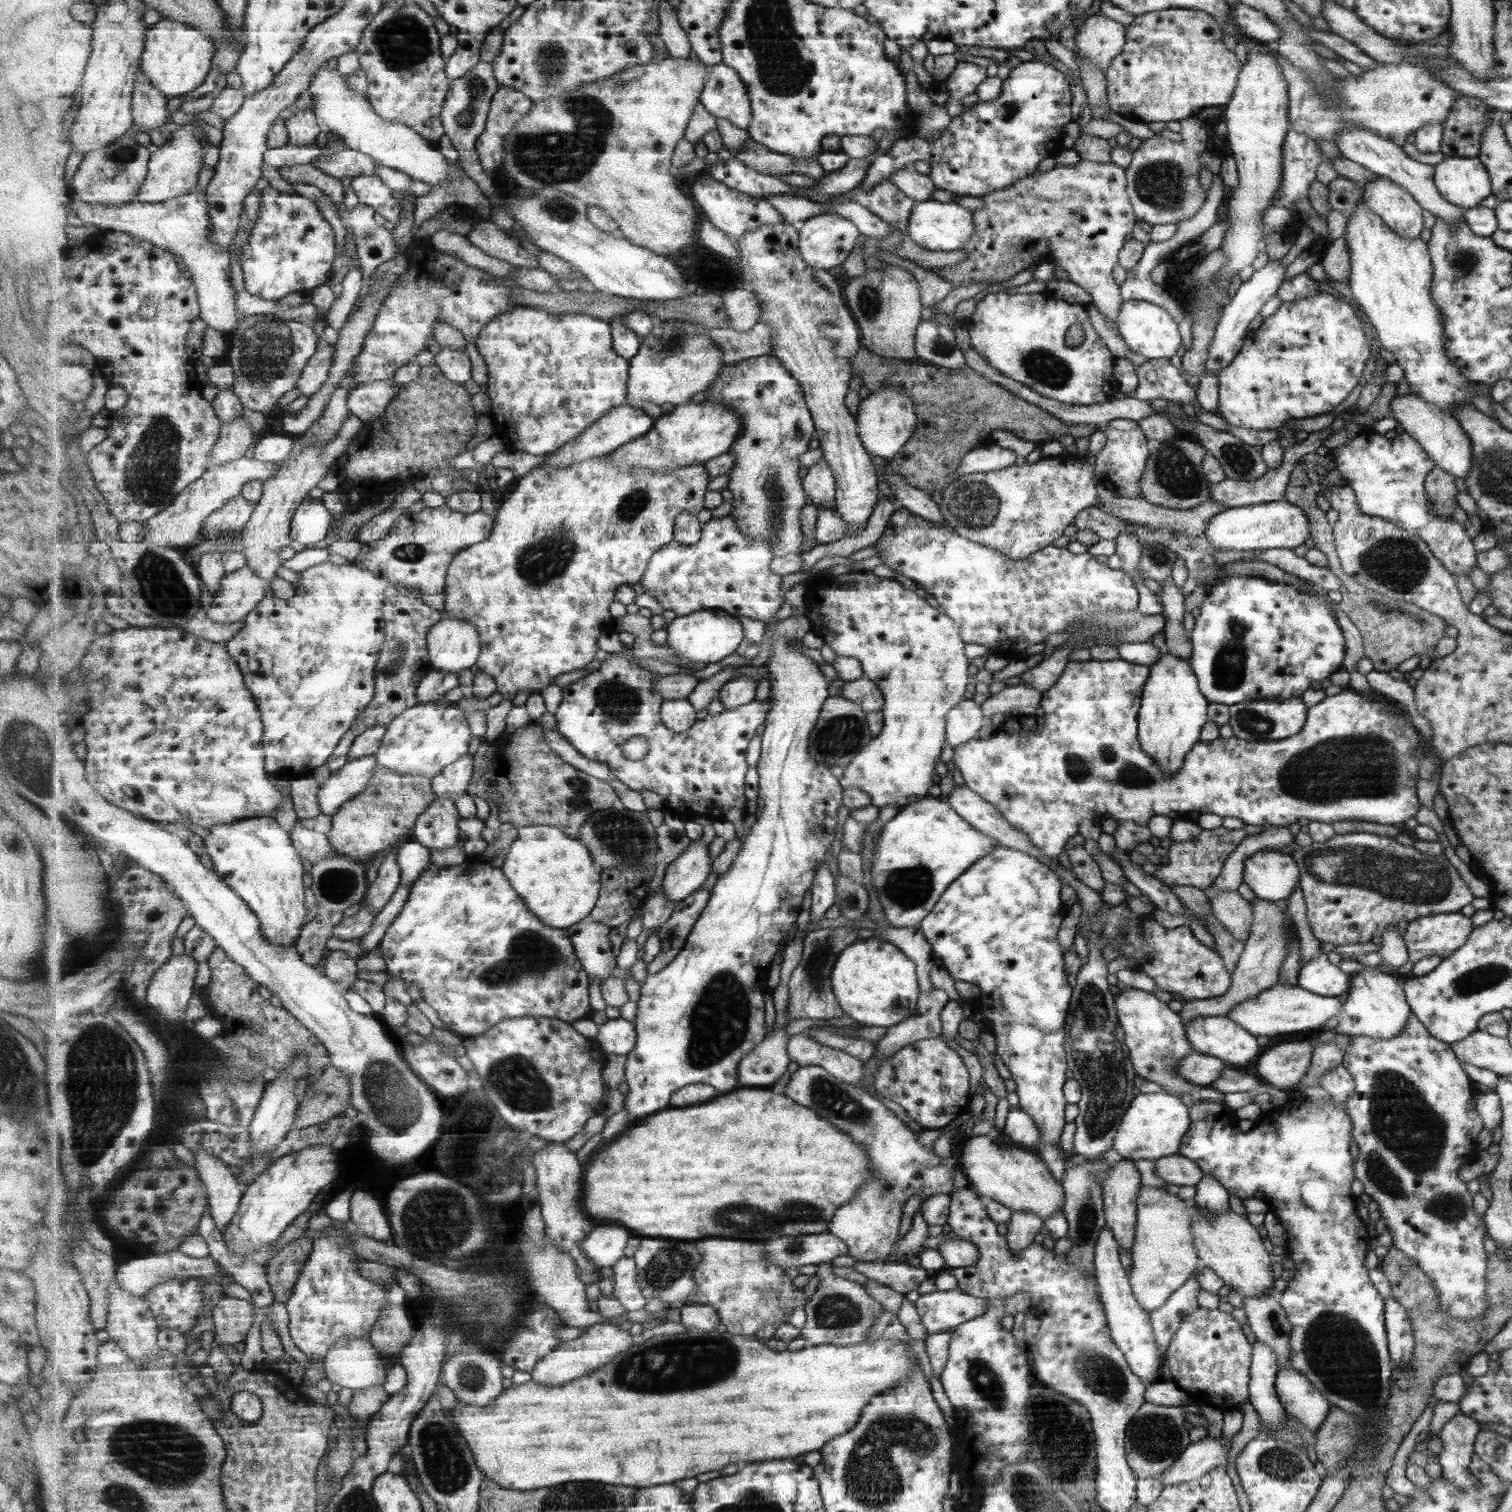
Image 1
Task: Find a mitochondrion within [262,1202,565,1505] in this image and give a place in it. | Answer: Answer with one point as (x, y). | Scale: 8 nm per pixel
(447, 1468)

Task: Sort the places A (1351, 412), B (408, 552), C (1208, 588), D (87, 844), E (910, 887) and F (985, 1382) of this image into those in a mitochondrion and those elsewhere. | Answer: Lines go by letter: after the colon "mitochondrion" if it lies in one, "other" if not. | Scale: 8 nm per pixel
A: other
B: mitochondrion
C: other
D: other
E: mitochondrion
F: mitochondrion

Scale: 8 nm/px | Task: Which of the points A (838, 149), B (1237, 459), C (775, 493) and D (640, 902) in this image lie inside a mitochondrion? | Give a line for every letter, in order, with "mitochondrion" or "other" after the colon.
A: other
B: mitochondrion
C: mitochondrion
D: other

